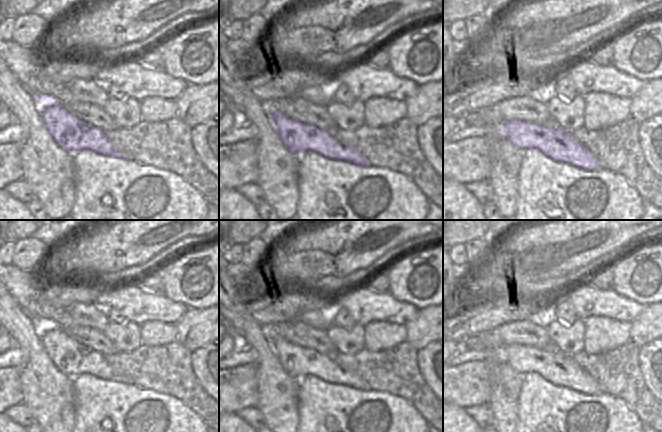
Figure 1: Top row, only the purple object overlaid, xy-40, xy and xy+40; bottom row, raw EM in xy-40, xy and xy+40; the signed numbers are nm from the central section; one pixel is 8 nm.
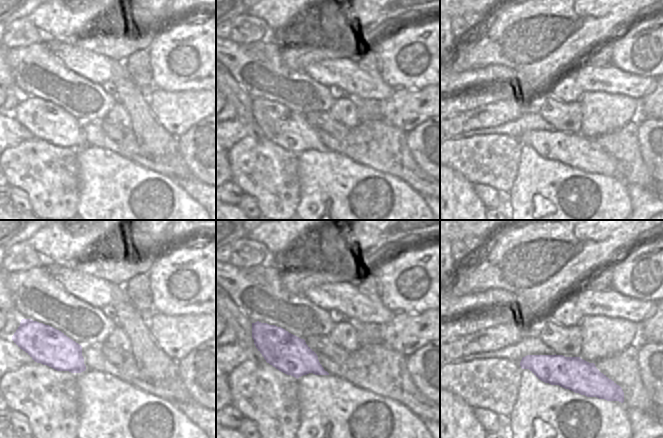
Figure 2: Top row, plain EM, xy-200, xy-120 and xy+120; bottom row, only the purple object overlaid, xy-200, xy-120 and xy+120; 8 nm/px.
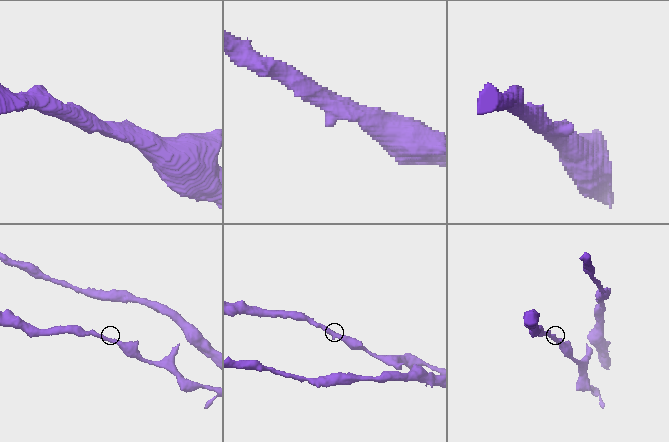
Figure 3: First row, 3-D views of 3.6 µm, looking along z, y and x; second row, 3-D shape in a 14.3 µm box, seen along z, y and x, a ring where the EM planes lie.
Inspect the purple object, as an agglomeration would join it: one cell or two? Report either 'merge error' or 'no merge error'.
no merge error

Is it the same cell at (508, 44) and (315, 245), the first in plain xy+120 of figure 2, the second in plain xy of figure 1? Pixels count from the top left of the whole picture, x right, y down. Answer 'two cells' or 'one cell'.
one cell

